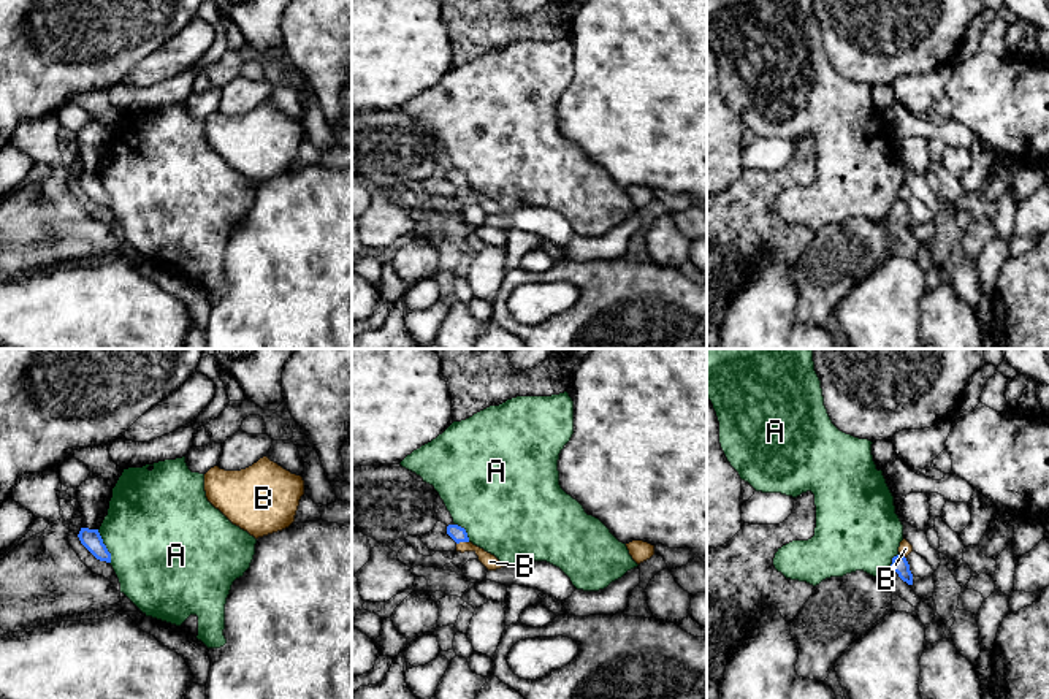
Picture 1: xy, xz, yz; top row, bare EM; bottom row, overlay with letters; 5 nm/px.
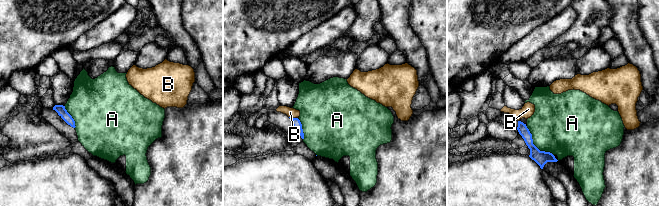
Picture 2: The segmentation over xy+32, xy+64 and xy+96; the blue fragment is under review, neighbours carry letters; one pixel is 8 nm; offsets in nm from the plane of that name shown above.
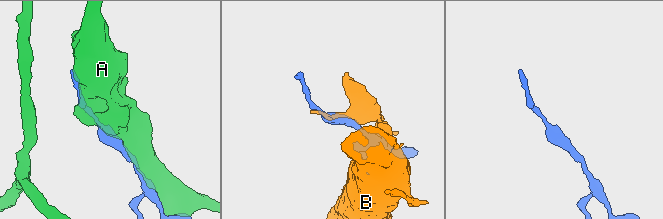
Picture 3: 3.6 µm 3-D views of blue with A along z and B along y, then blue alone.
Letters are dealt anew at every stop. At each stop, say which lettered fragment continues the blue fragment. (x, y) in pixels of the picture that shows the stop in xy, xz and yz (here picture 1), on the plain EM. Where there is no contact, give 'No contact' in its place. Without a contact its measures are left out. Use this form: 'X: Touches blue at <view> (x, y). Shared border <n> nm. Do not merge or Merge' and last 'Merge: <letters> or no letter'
A: Touches blue at xy (105, 192). Shared border 190 nm. Do not merge
B: Touches blue at xz (461, 186). Shared border 70 nm. Do not merge
Merge: no letter

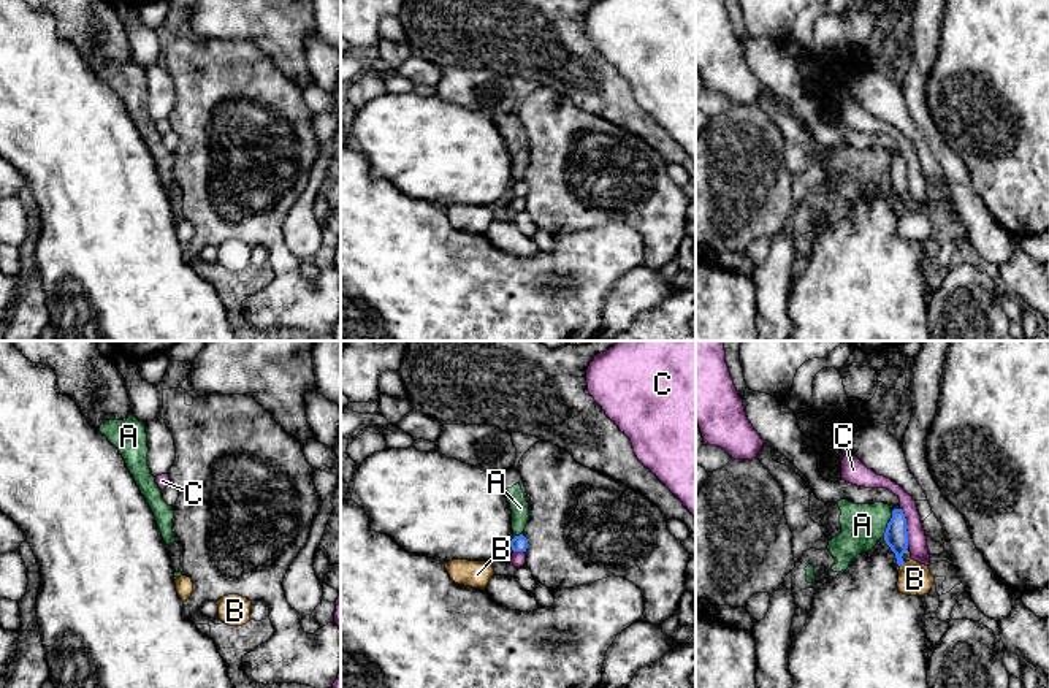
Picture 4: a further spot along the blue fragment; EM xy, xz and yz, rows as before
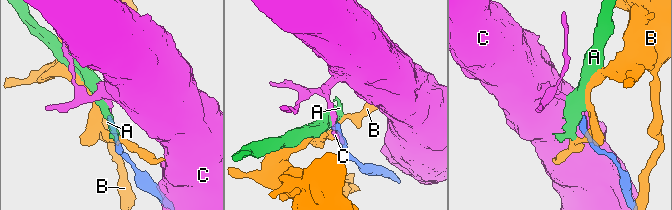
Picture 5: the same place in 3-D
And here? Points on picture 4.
A: Touches blue at yz (888, 168). Shared border 140 nm. Do not merge
B: Touches blue at yz (902, 208). Shared border 40 nm. Do not merge
C: Touches blue at yz (905, 173). Shared border 220 nm. Do not merge
Merge: no letter

